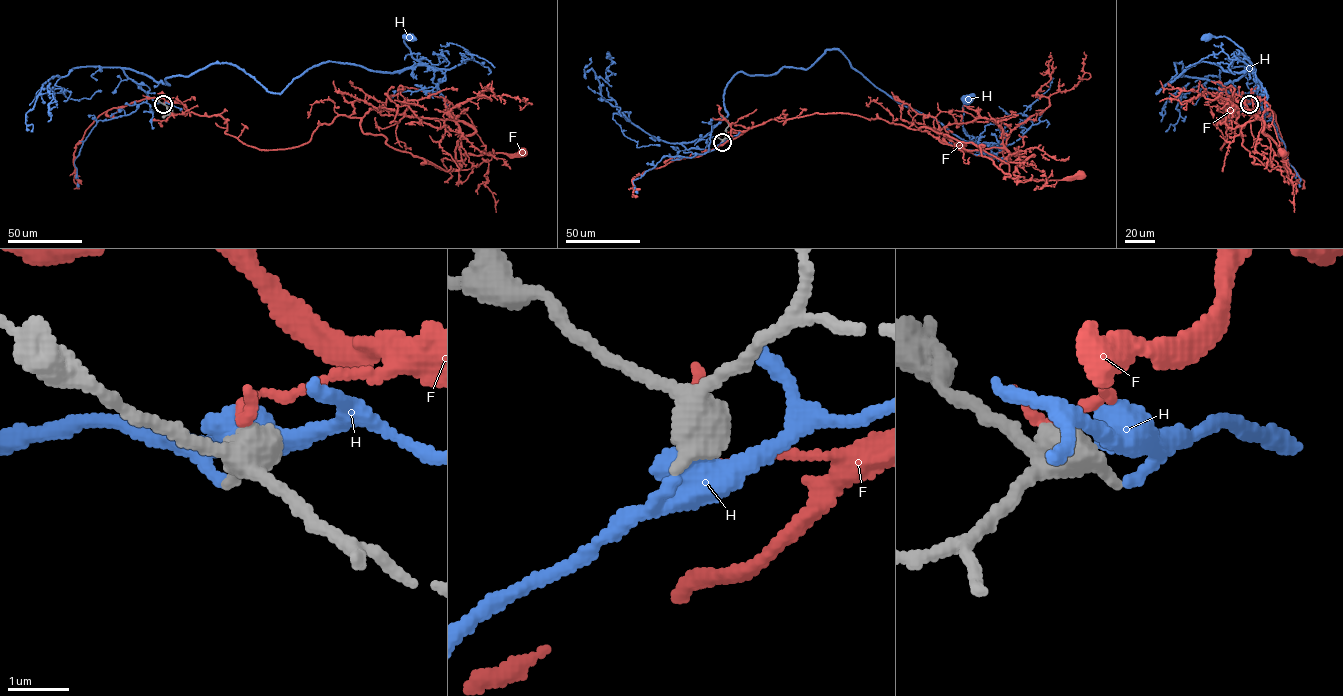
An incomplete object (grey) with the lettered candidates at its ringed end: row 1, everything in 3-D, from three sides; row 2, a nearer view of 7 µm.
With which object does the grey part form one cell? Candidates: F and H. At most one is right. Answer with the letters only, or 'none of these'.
H

